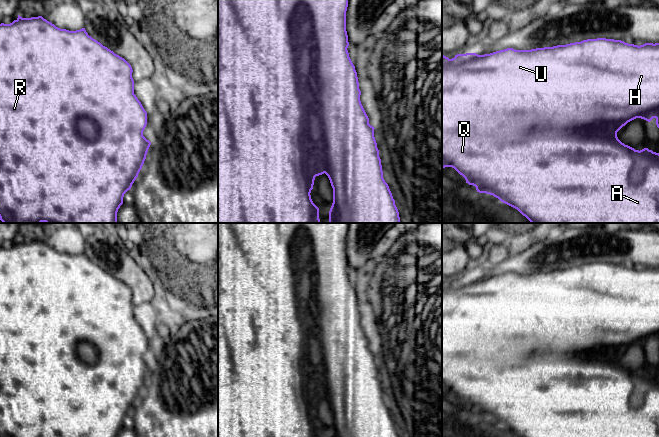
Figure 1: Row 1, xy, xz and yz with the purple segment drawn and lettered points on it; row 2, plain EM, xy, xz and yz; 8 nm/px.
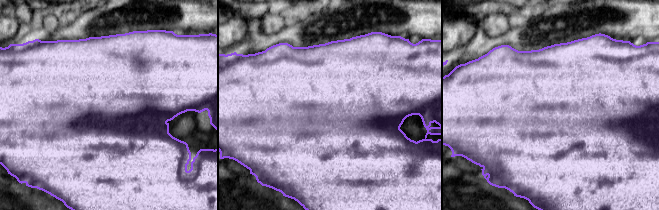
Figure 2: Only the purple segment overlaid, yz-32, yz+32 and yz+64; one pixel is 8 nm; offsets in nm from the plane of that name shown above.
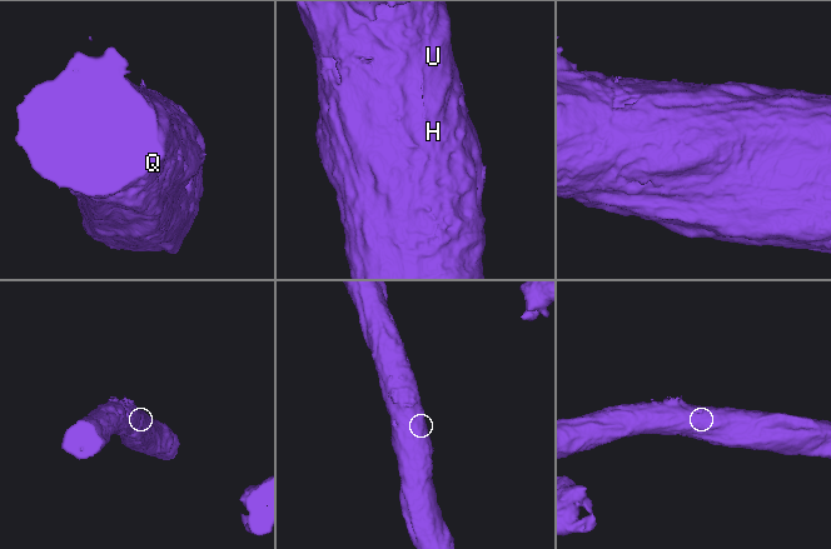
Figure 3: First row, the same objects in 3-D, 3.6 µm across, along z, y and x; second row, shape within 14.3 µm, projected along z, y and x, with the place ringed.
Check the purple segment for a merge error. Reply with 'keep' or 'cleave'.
keep

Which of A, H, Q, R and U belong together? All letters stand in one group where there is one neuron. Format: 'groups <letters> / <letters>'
groups A H Q R U

